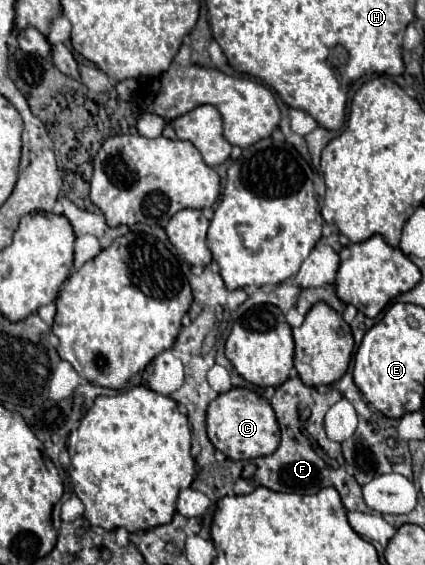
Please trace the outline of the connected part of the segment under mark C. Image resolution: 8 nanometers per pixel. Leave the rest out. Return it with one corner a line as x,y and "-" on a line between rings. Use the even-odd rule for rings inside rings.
231,388
219,394
207,408
207,436
217,450
221,450
231,460
251,460
259,456
269,456
277,450
281,442
279,424
271,404
257,392
249,388

